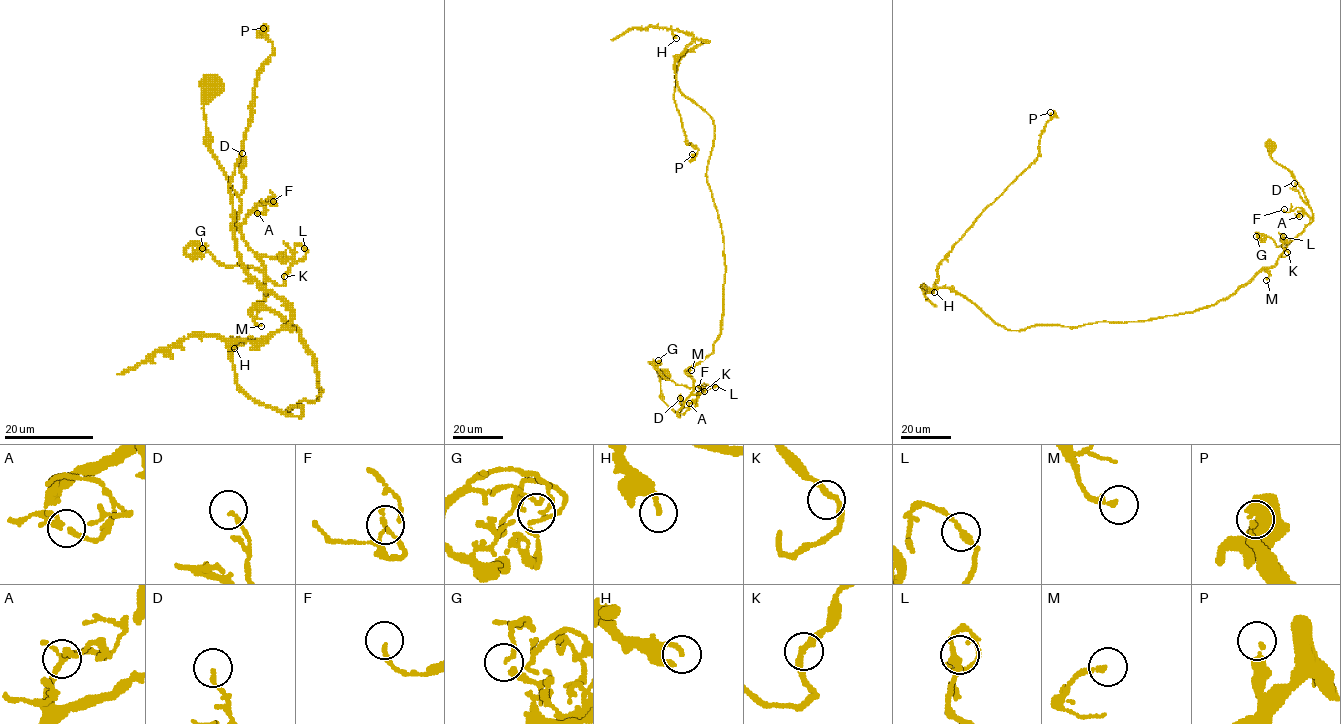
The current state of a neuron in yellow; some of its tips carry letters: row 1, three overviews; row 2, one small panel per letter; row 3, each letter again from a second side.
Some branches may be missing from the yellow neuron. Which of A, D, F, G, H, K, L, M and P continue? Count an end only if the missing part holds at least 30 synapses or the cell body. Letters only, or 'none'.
none

